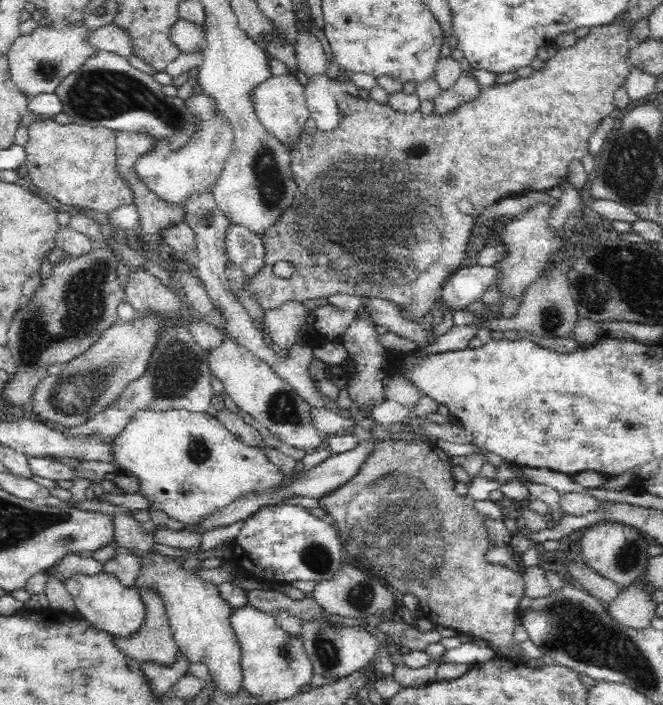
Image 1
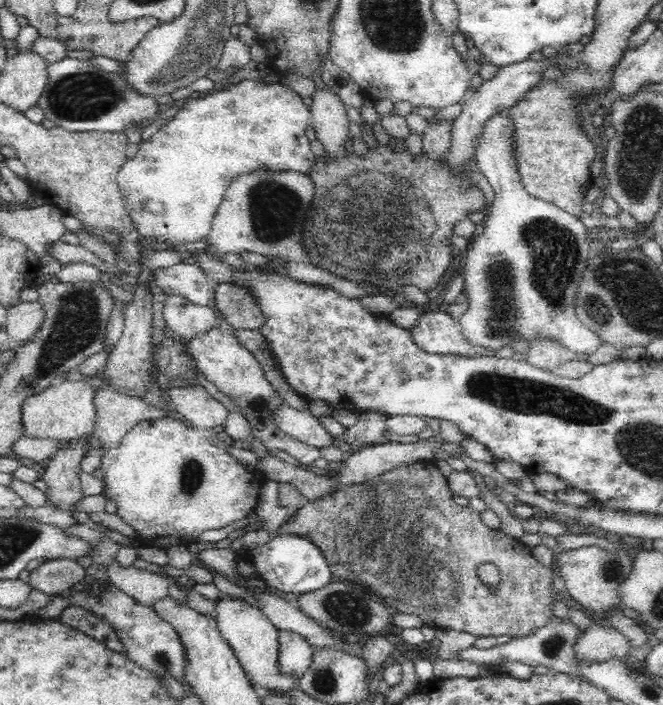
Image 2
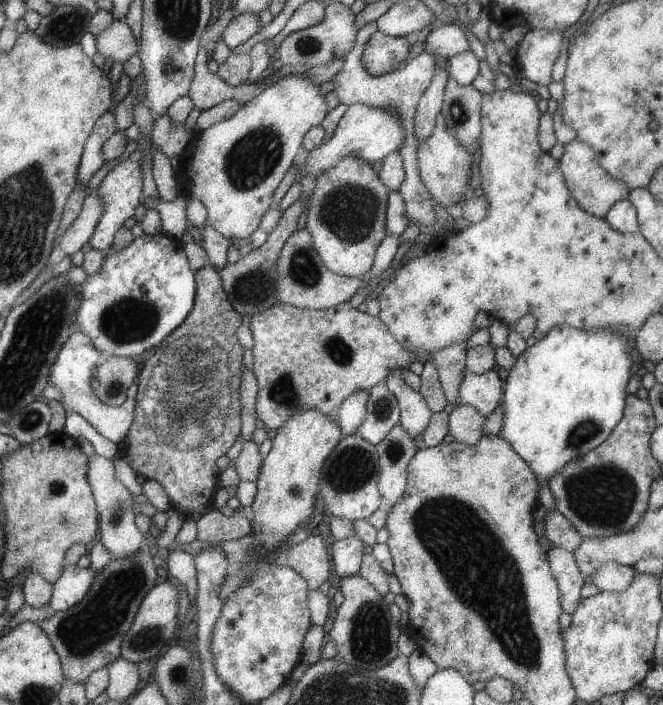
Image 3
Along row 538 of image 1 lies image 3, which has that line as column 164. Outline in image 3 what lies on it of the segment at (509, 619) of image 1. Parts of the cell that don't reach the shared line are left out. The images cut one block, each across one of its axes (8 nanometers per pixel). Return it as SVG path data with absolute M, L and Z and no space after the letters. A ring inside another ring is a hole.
M209 265L198 269L195 272L196 282L196 299L193 300L192 311L188 316L185 316L180 327L175 328L169 336L163 339L147 360L145 360L144 367L141 368L140 378L137 379L137 391L135 394L135 408L134 417L131 426L125 433L122 440L123 446L117 446L117 453L123 453L125 462L130 466L131 470L137 476L142 476L147 479L153 479L157 481L165 491L165 494L170 498L172 508L179 510L183 515L191 514L191 512L199 512L201 508L207 508L207 503L212 502L213 488L215 488L215 476L213 476L213 466L215 466L215 460L227 452L227 448L235 442L237 434L239 434L239 394L240 379L241 379L241 366L242 356L239 342L235 336L235 330L237 326L246 321L240 314L237 314L233 310L232 304L229 304L228 296L225 296L224 288L221 288L220 276L217 276L217 269Z

